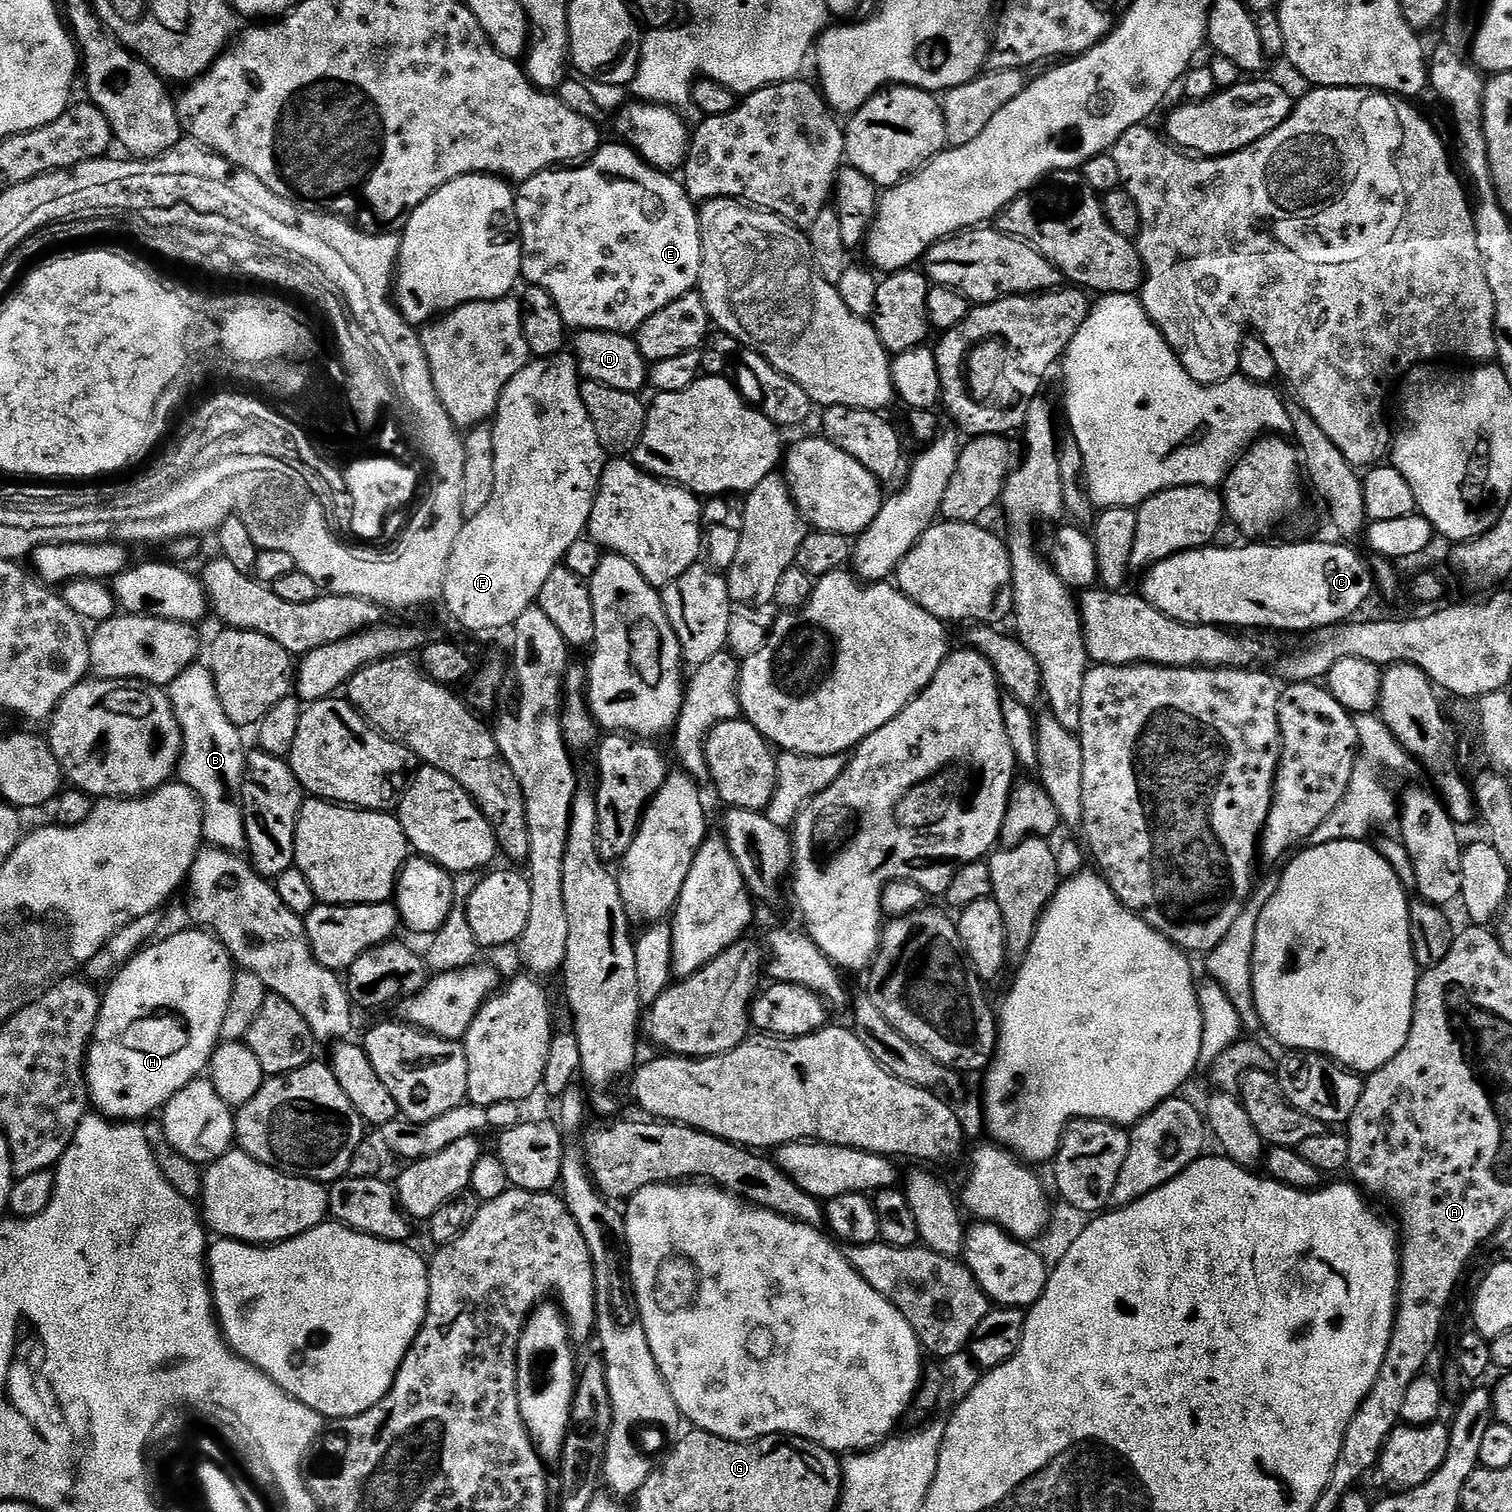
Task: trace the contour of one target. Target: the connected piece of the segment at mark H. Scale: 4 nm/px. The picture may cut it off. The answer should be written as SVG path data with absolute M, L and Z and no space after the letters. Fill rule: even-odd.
M192 931L196 932L176 932L165 940L149 943L116 973L107 985L108 993L103 993L100 1020L88 1045L86 1079L91 1107L113 1122L140 1122L151 1112L159 1113L178 1090L209 1067L212 1054L221 1043L222 1018L226 1018L226 1006L230 1004L234 961L211 931Z

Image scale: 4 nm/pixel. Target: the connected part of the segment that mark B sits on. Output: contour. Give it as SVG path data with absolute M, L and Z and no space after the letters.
M200 662L191 664L166 688L168 700L172 703L184 739L184 749L180 752L178 765L178 780L200 800L200 807L204 810L204 840L211 847L240 854L248 846L242 803L246 779L246 747L244 748L244 740L240 737L243 736L241 729L237 728L234 722L230 722L230 718L226 718L226 710L222 710L222 702L218 698L216 680L212 677L211 667L204 665L203 668L202 664Z

